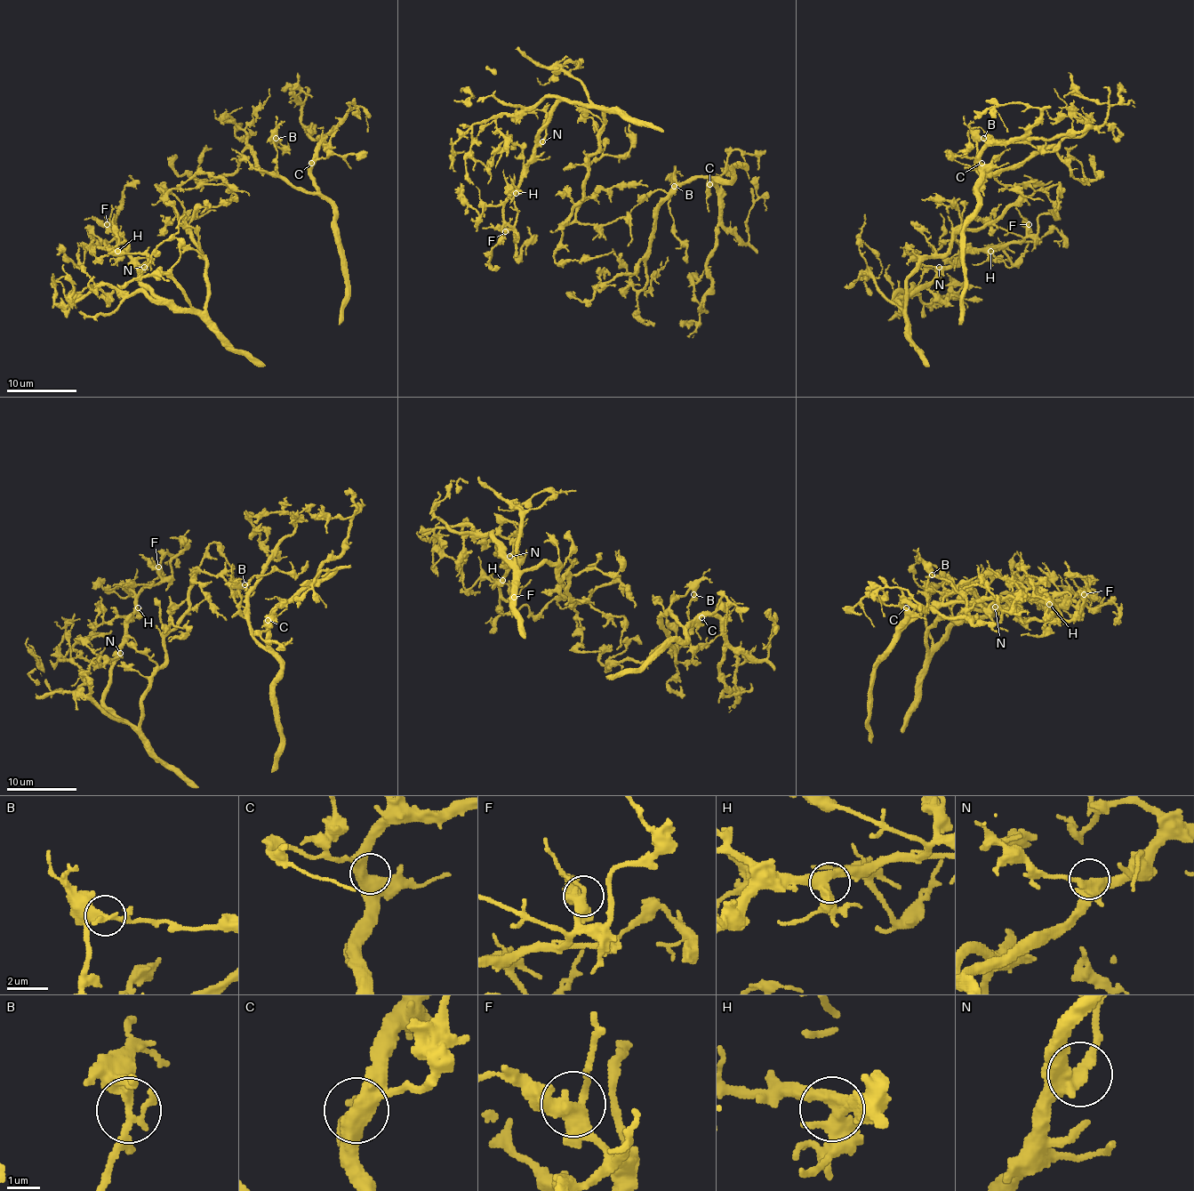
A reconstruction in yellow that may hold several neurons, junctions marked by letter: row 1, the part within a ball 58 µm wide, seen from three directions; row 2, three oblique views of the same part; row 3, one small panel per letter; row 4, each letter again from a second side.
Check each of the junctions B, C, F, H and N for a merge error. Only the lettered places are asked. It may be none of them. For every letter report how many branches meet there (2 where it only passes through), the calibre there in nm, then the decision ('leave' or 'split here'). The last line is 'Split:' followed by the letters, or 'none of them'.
B: 4 | 240 nm | leave
C: 2 | 600 nm | leave
F: 5 | 440 nm | leave
H: 4 | 420 nm | leave
N: 5 | 400 nm | leave
Split: none of them

